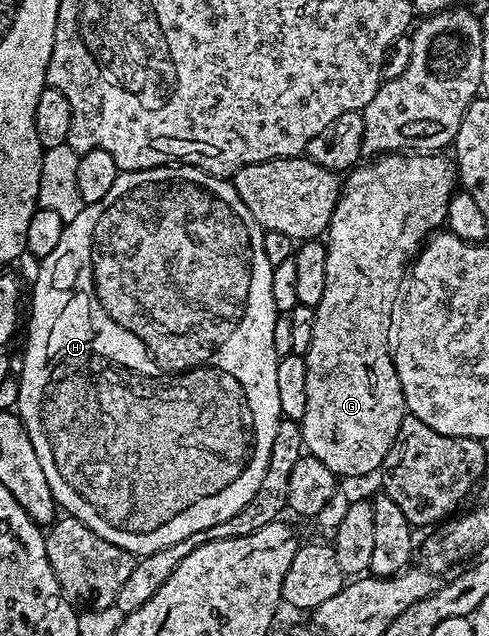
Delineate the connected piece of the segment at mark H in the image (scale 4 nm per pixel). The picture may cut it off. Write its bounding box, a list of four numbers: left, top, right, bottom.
[17,164,281,556]

